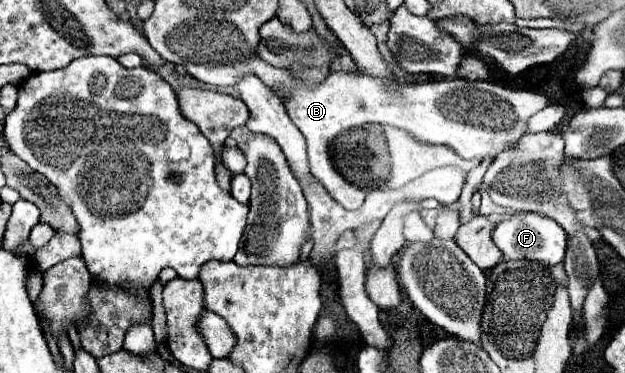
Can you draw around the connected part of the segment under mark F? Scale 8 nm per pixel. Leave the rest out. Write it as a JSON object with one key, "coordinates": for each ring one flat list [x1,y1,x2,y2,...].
{"coordinates":[[515,213,509,221,503,221,495,227,493,239,495,245,503,251,505,259,529,259,549,267,563,263,567,251,567,233,563,231,563,227,549,217,535,213]]}

